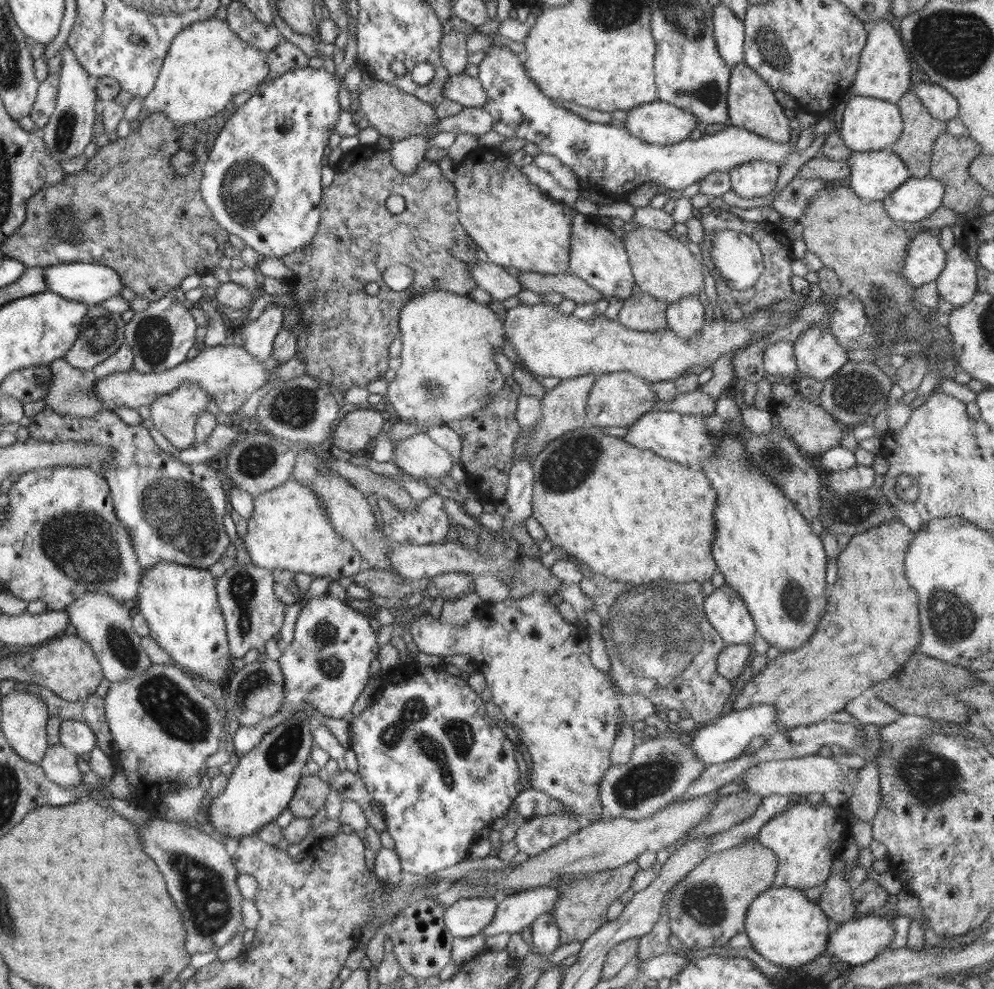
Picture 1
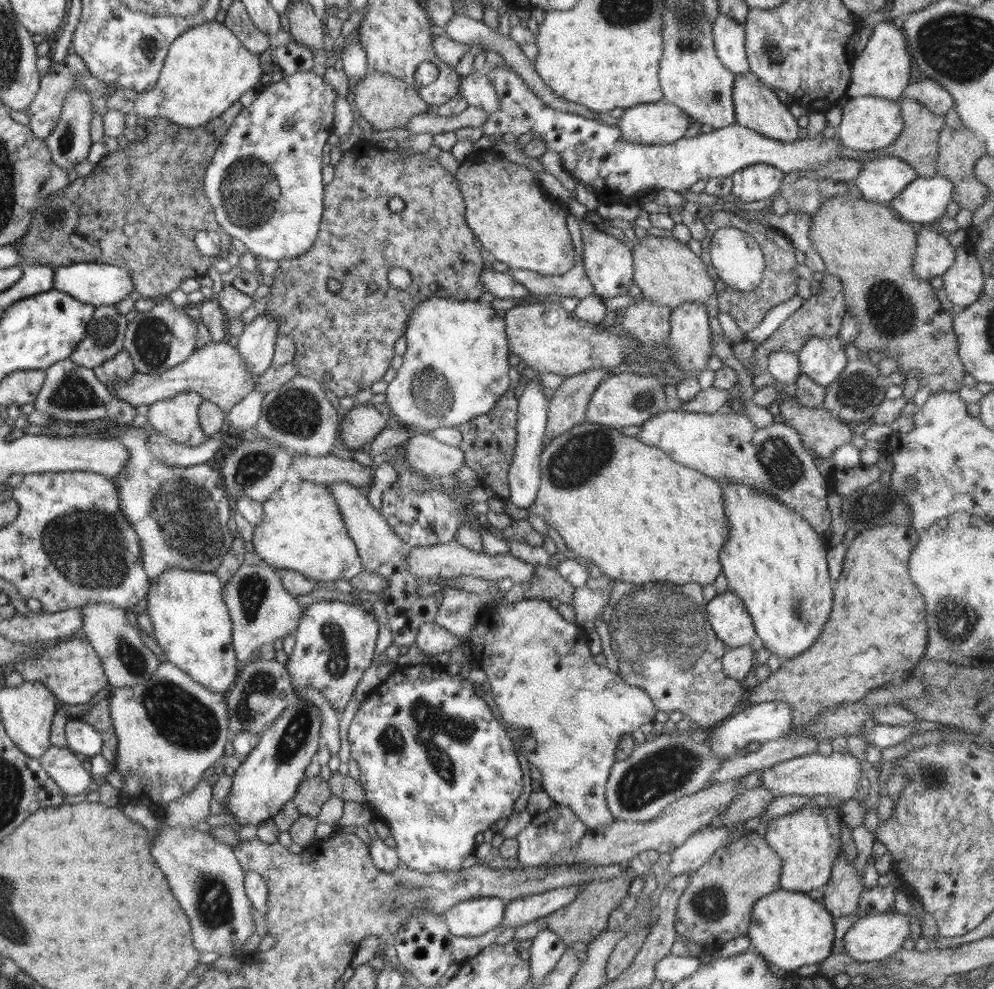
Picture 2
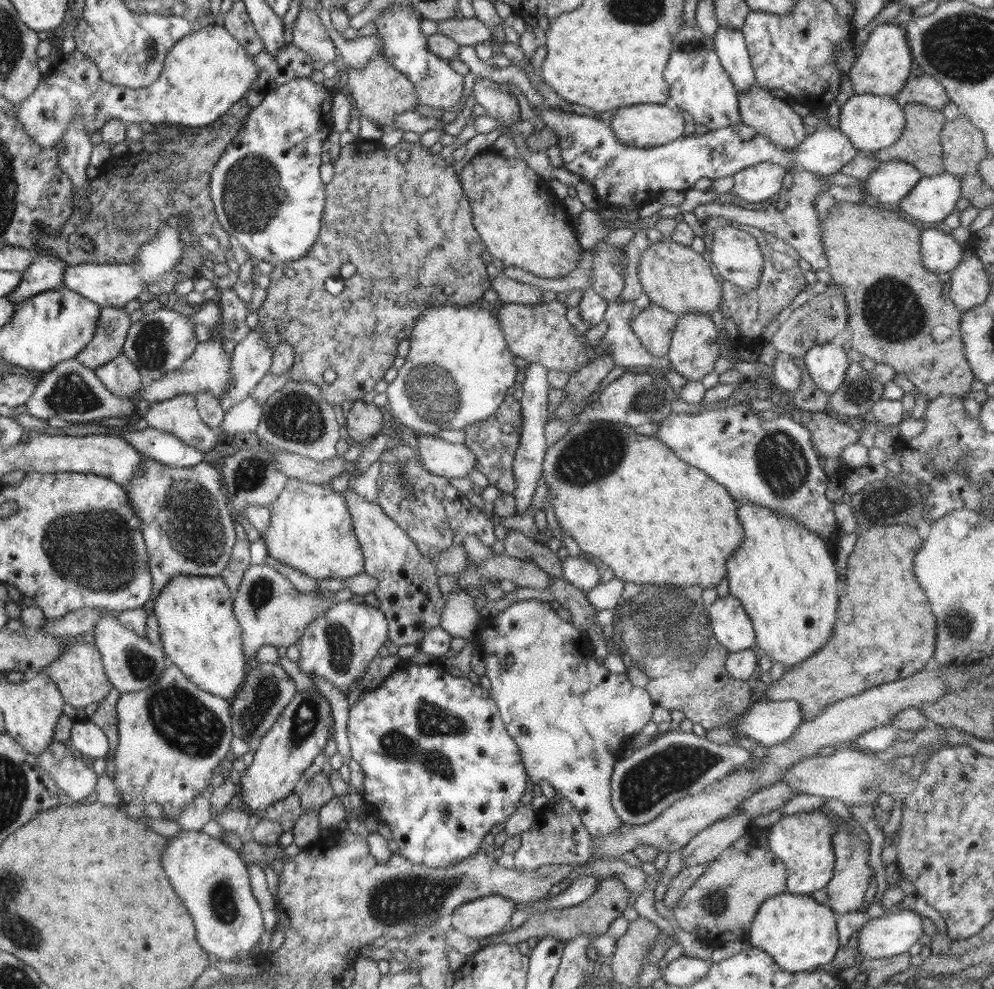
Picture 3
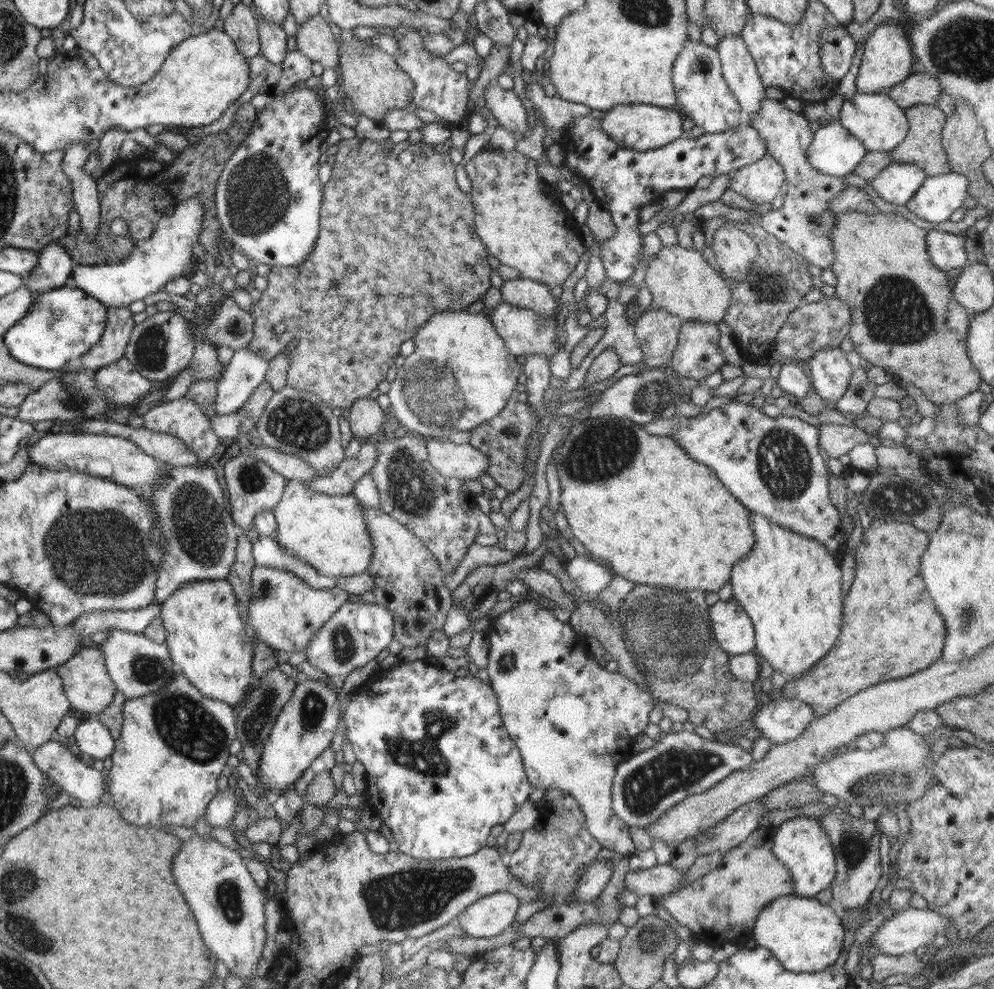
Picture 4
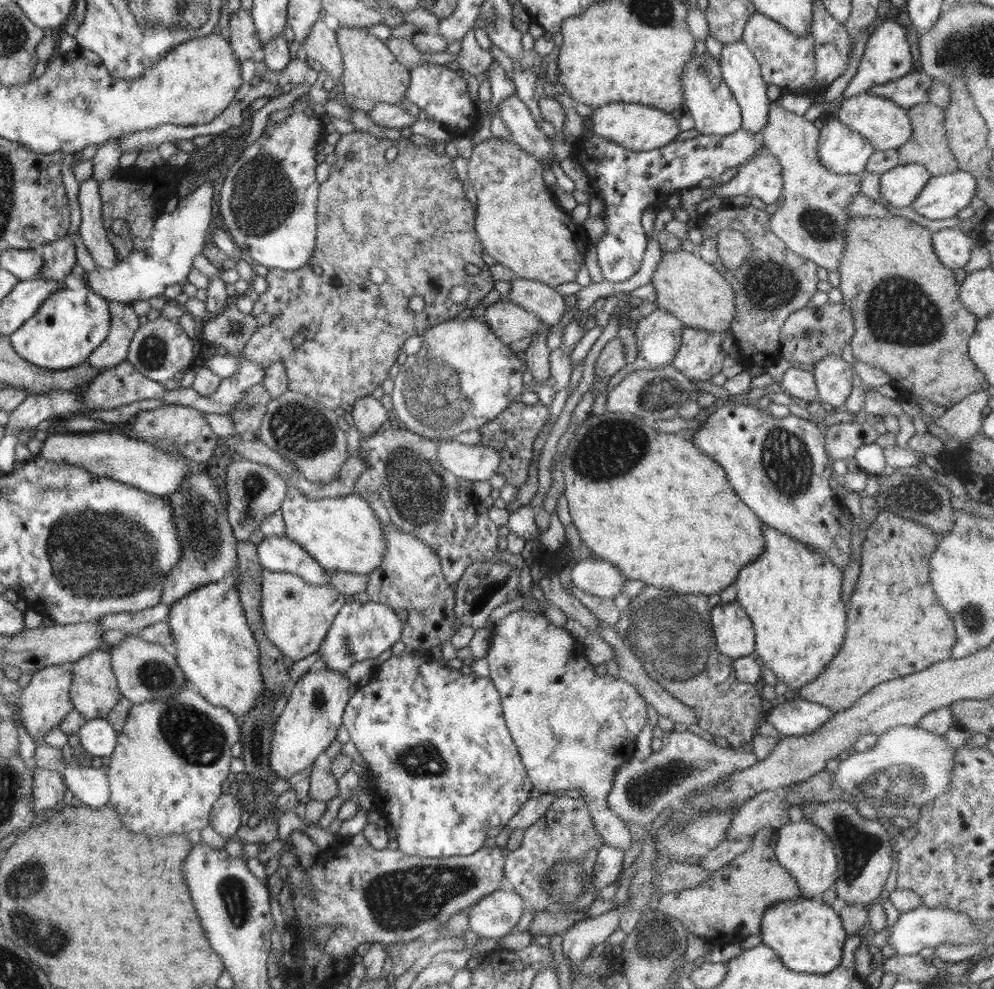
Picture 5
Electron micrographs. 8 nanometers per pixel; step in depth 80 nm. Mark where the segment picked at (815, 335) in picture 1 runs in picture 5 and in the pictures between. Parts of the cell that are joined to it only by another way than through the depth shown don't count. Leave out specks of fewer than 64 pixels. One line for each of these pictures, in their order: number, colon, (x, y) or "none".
2: (822, 358)
3: (827, 363)
4: (829, 369)
5: (833, 377)

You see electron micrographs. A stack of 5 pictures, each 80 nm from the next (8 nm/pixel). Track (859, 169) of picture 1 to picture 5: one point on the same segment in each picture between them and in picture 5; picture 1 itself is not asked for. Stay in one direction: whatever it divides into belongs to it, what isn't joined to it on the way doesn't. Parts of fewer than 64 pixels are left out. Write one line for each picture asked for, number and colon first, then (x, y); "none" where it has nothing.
2: (881, 179)
3: (891, 181)
4: (897, 182)
5: (900, 185)

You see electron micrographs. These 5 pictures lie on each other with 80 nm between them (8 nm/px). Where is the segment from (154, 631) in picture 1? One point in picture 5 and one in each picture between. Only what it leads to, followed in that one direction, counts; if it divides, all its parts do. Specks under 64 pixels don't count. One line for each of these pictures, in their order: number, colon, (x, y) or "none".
2: (192, 625)
3: (199, 633)
4: (206, 638)
5: (214, 647)

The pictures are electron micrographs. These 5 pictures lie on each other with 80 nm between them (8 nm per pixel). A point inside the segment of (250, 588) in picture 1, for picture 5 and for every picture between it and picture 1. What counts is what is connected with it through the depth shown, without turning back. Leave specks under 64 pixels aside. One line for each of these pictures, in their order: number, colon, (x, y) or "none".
2: (262, 611)
3: (269, 609)
4: (283, 611)
5: (297, 616)

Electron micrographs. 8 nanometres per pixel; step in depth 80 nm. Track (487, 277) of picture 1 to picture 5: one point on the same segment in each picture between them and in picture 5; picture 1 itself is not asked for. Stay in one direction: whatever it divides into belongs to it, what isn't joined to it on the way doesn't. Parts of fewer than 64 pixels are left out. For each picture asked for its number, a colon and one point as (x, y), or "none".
2: (501, 285)
3: (511, 291)
4: (521, 292)
5: (542, 300)

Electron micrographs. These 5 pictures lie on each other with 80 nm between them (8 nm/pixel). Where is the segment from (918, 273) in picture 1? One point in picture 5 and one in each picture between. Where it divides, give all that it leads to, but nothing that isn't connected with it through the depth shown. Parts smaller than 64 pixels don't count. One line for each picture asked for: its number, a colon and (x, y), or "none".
2: (934, 255)
3: (940, 252)
4: (946, 251)
5: (952, 246)

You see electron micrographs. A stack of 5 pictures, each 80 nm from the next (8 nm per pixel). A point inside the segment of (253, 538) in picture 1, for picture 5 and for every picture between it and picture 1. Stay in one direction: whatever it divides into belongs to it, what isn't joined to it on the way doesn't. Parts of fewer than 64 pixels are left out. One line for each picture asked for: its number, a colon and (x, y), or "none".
2: (302, 530)
3: (310, 530)
4: (329, 532)
5: (343, 534)

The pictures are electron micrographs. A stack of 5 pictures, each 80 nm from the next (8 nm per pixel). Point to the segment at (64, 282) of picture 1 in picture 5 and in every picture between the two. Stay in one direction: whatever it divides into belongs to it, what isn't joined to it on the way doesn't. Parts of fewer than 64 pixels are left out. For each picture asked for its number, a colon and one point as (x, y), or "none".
2: (99, 284)
3: (110, 285)
4: (167, 253)
5: (165, 258)

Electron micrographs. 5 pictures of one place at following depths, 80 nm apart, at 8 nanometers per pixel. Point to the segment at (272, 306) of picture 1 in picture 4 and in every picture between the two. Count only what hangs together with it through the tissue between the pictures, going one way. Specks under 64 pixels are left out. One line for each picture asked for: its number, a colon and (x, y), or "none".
2: (256, 344)
3: (252, 357)
4: (246, 370)

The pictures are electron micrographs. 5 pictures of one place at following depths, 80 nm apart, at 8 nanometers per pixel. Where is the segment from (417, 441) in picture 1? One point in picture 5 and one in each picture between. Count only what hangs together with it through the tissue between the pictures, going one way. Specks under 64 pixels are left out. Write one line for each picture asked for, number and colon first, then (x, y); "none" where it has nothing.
2: (426, 455)
3: (440, 457)
4: (462, 461)
5: (472, 462)

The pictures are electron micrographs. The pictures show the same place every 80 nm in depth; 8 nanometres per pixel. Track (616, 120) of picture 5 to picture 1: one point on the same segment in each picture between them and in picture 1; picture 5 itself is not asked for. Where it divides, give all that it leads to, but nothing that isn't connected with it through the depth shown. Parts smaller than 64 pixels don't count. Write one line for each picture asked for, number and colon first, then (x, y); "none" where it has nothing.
1: (659, 123)
2: (657, 123)
3: (648, 125)
4: (641, 127)

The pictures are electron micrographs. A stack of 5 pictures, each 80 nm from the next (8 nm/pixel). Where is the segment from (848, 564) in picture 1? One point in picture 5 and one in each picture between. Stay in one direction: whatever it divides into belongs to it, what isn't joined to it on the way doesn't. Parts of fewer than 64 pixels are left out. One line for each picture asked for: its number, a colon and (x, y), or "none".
2: (876, 633)
3: (885, 631)
4: (890, 629)
5: (896, 627)

